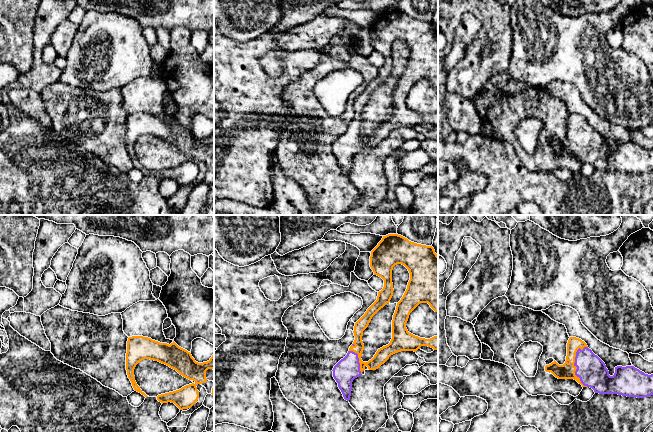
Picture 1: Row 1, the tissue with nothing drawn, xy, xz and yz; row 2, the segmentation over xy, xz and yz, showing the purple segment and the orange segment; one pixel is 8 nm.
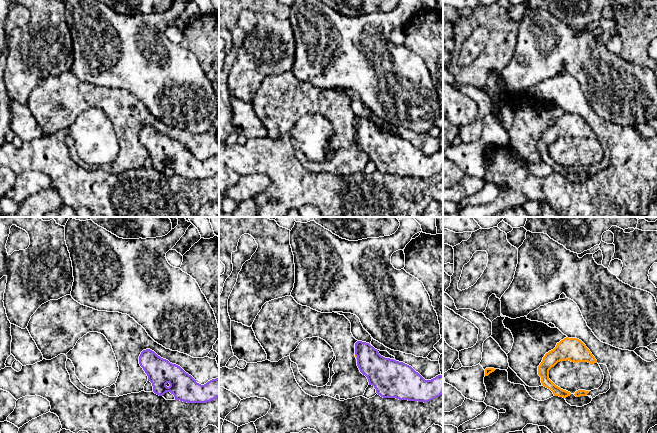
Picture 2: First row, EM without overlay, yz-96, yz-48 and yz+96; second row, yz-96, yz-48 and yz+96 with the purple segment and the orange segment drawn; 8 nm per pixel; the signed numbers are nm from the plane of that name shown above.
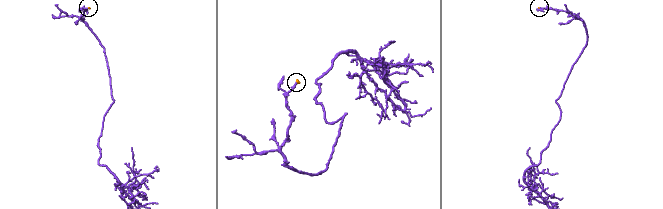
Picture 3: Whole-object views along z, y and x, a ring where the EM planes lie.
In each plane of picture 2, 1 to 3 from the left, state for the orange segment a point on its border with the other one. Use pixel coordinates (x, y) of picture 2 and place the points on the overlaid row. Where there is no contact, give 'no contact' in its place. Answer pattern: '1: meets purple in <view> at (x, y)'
1: no contact
2: meets purple in yz-48 at (356, 355)
3: no contact

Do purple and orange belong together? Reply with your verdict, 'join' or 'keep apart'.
join

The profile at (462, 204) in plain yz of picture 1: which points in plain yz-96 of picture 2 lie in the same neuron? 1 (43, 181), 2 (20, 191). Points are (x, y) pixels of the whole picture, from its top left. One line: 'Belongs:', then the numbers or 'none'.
Belongs: none

